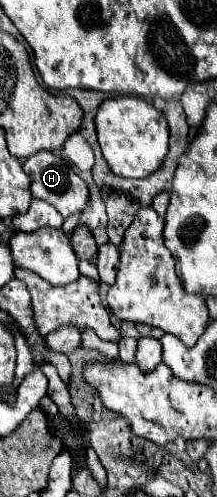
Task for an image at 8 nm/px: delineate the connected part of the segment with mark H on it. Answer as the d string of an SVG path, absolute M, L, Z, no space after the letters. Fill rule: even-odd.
M41 150L33 156L27 156L23 162L23 170L31 178L31 194L35 198L41 198L41 200L53 204L63 218L67 218L71 214L79 214L85 208L87 196L89 196L87 184L73 172L73 168L57 152Z

